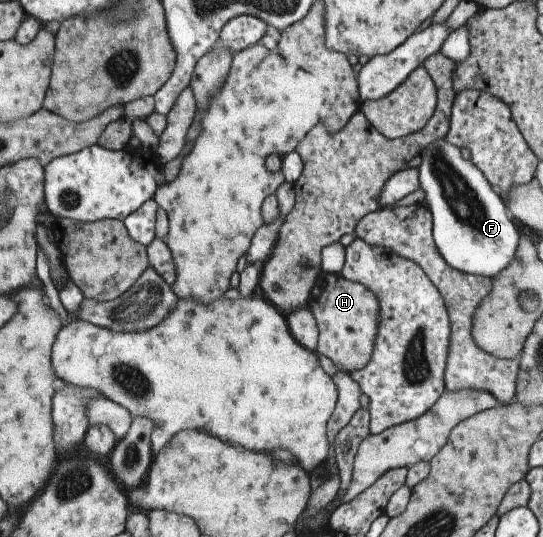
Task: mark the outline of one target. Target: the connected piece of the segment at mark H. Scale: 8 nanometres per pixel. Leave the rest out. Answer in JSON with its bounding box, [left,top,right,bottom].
[307,275,379,372]

